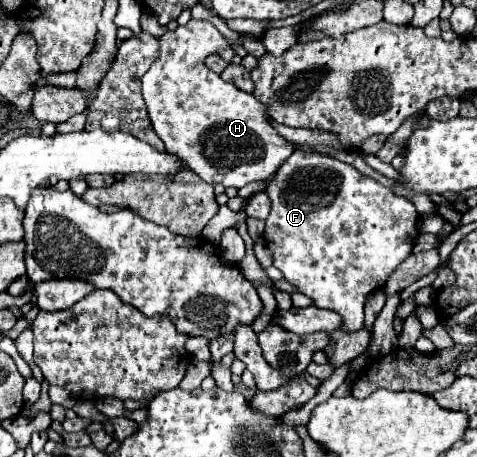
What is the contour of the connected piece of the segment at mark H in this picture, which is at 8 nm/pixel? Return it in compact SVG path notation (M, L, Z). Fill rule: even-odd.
M190 19L186 25L180 25L174 31L166 31L162 37L158 37L158 43L160 55L142 77L142 95L148 107L152 127L156 135L164 141L166 151L170 155L176 155L196 175L212 185L222 183L224 187L240 189L252 181L264 181L272 177L296 147L272 127L268 105L260 103L252 93L246 93L232 83L226 83L218 73L206 67L204 59L208 55L214 55L220 49L228 47L226 37L208 21Z

